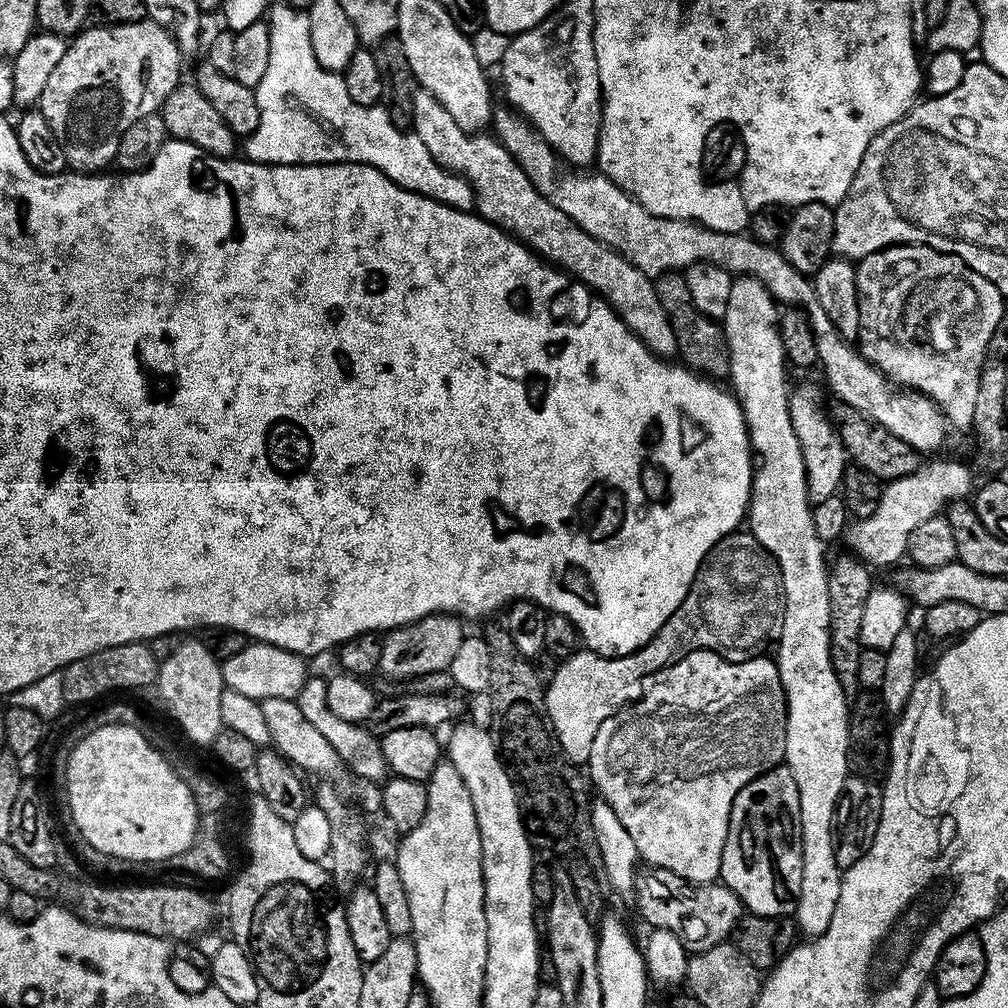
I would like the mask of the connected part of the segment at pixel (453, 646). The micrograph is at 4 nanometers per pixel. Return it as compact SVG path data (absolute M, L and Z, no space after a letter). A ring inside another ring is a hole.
M428 616L416 624L387 633L379 675L388 680L420 680L423 676L447 673L464 645L466 633L463 627L463 623L450 616Z

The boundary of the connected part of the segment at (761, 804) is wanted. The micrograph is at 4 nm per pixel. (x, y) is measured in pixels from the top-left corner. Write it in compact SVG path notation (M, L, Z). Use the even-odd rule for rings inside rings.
M781 766L755 780L738 798L732 807L732 817L728 827L726 846L722 854L720 880L723 887L729 888L740 899L741 905L753 916L763 916L765 920L792 918L800 901L802 890L802 842L798 809L800 797L795 794L784 796L793 791L792 774L787 767Z

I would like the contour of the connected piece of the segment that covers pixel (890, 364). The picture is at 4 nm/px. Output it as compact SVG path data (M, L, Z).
M897 246L859 261L856 281L860 295L858 351L885 380L911 390L941 409L951 427L972 428L980 376L988 347L1006 314L1006 297L959 256L945 256L927 246Z

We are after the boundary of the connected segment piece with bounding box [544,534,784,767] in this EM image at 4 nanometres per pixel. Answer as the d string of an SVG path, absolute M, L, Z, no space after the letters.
M740 535L727 536L705 558L700 573L696 575L694 586L686 602L682 602L678 614L674 614L674 618L670 618L670 622L666 622L666 626L658 630L658 634L643 650L616 660L607 660L593 652L580 650L559 667L561 669L555 674L544 696L545 713L557 739L557 745L571 767L587 765L598 730L606 721L612 720L623 711L622 706L626 705L634 694L632 688L646 678L671 669L673 664L685 660L691 652L713 652L715 656L723 656L725 660L730 661L748 658L759 653L756 651L771 636L773 639L777 635L778 625L784 615L784 586L780 579L780 570L772 555L756 541L755 536Z

